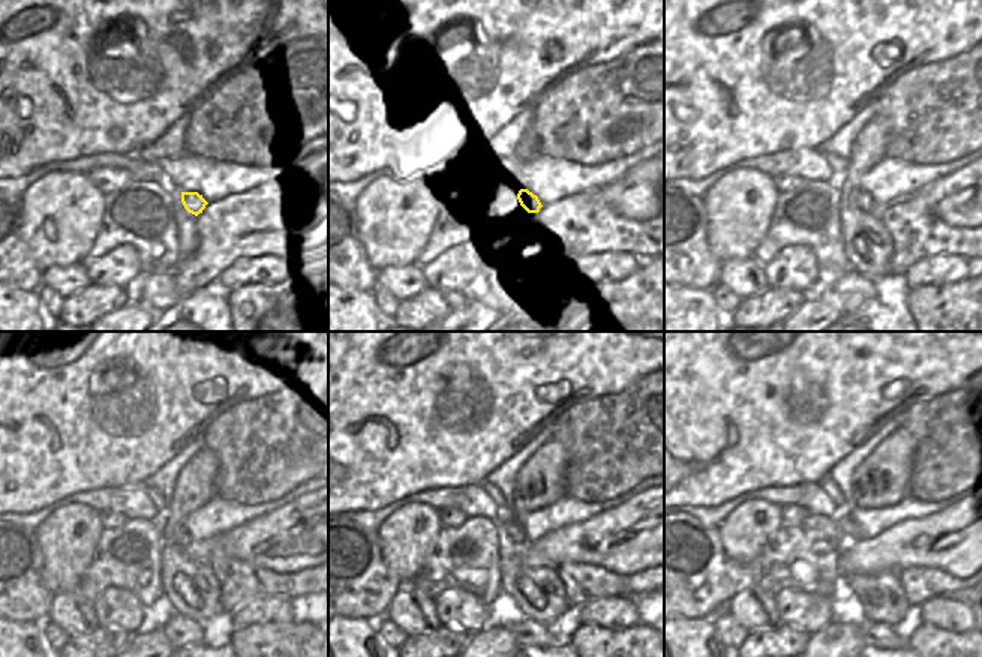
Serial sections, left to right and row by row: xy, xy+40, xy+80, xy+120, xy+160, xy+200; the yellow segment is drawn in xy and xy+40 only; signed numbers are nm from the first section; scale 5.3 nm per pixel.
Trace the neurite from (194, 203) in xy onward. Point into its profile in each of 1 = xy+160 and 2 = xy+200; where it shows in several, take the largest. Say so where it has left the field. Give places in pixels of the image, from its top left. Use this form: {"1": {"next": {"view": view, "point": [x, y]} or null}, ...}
{"1": {"next": {"view": "xy+160", "point": [511, 528]}}, "2": {"next": {"view": "xy+200", "point": [846, 525]}}}

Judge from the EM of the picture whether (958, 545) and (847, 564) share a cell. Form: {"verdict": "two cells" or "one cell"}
{"verdict": "one cell"}

